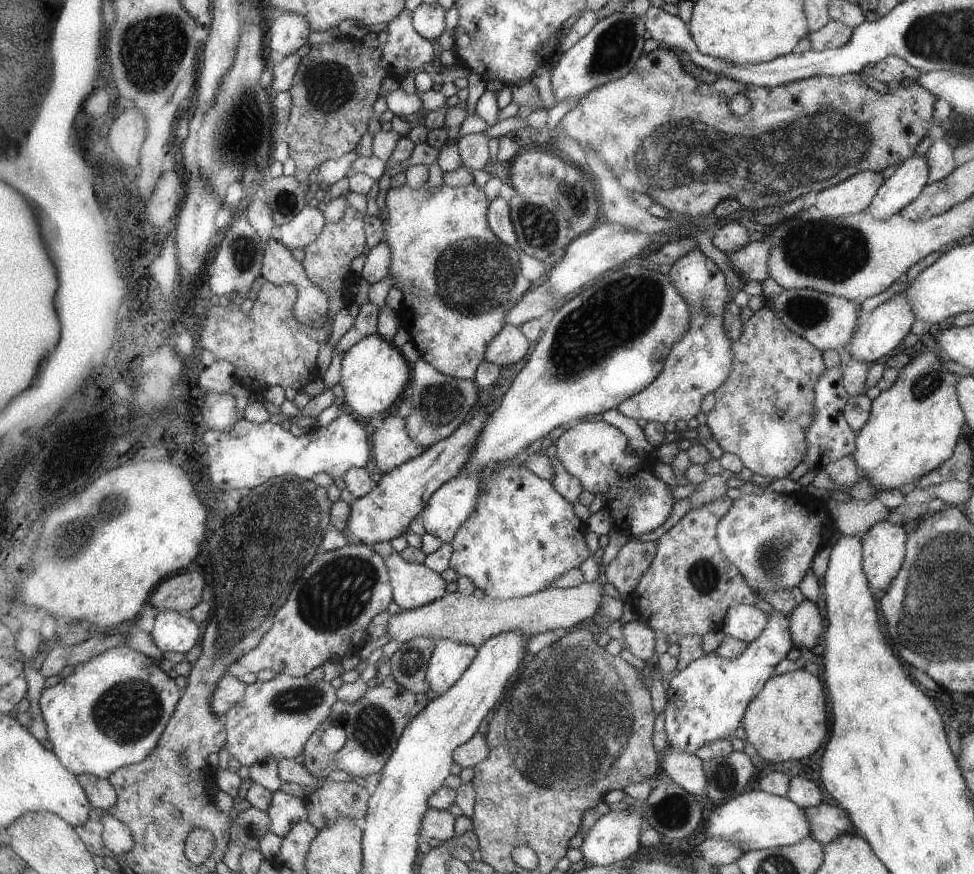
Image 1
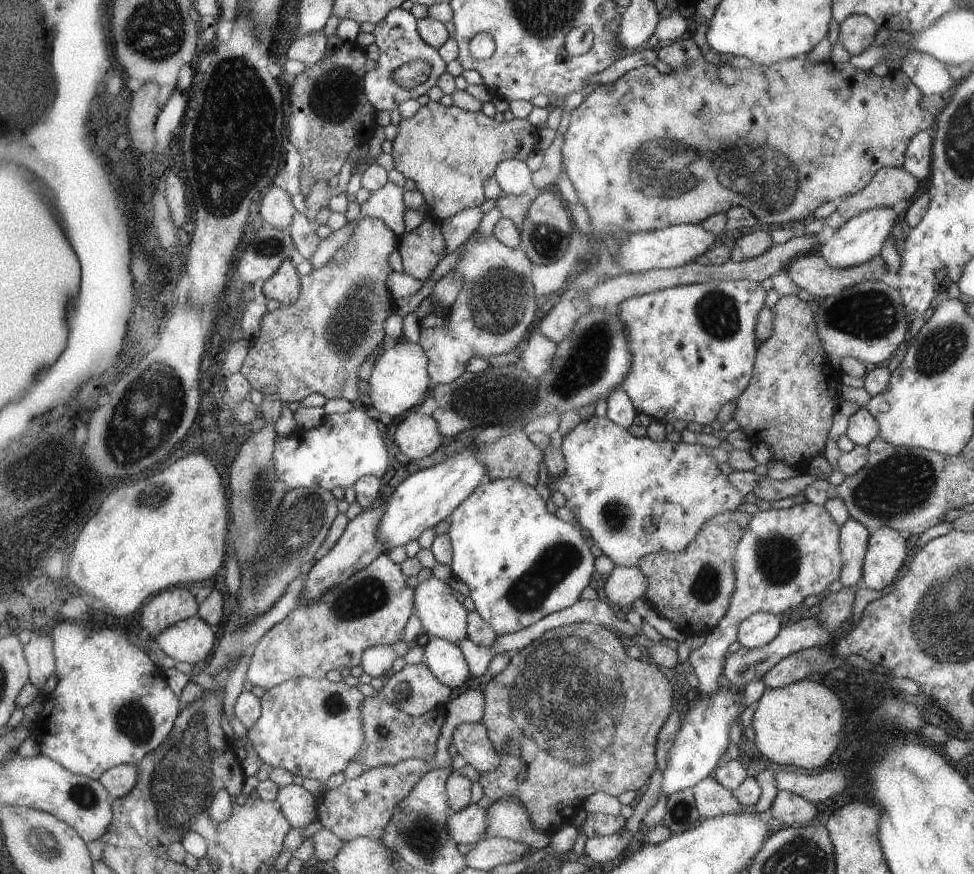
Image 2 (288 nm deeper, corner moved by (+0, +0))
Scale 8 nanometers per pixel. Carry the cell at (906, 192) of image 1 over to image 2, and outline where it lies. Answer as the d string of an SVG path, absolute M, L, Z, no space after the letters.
M899 202L893 208L877 208L877 210L867 210L867 212L859 214L857 218L849 220L845 226L841 226L841 230L837 230L823 246L819 246L817 254L821 258L825 258L831 268L849 270L849 268L855 268L855 266L863 266L871 258L879 256L879 250L881 250L883 242L887 240L893 224L903 218L903 212L907 208L909 208L909 202Z

